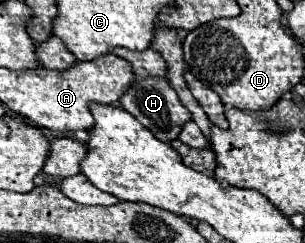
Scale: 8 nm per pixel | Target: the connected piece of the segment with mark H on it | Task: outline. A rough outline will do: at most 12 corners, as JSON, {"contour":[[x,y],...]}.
{"contour":[[142,79],[120,99],[164,143],[192,119],[166,79]]}

